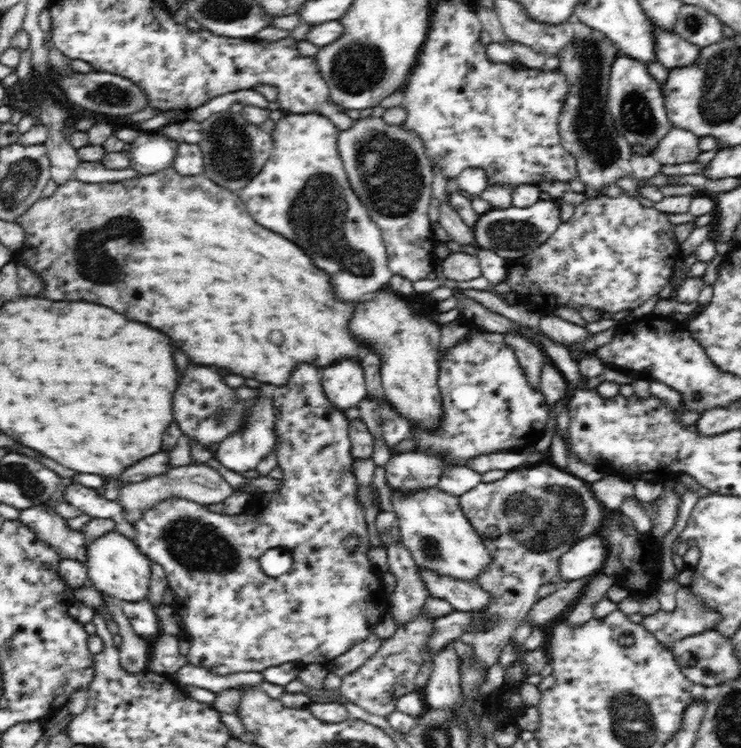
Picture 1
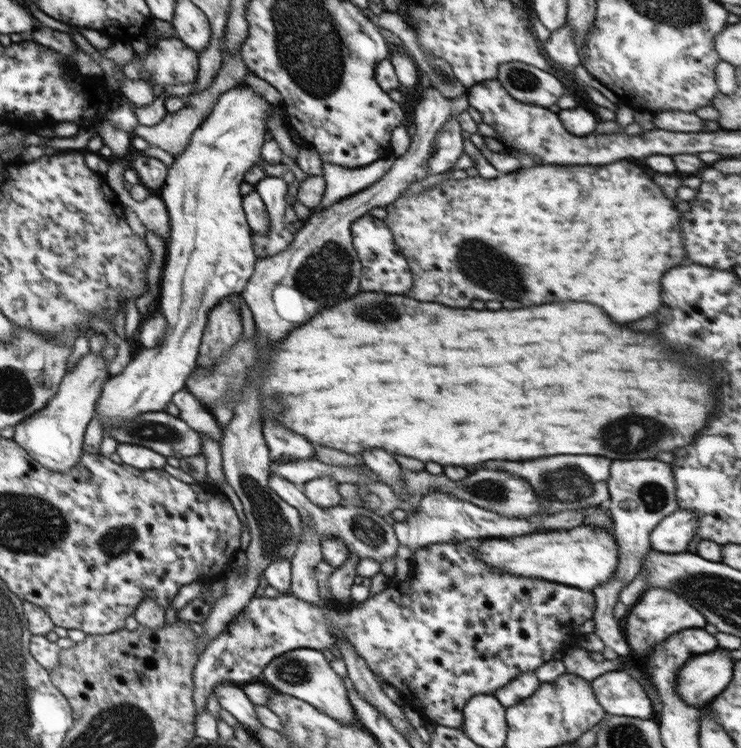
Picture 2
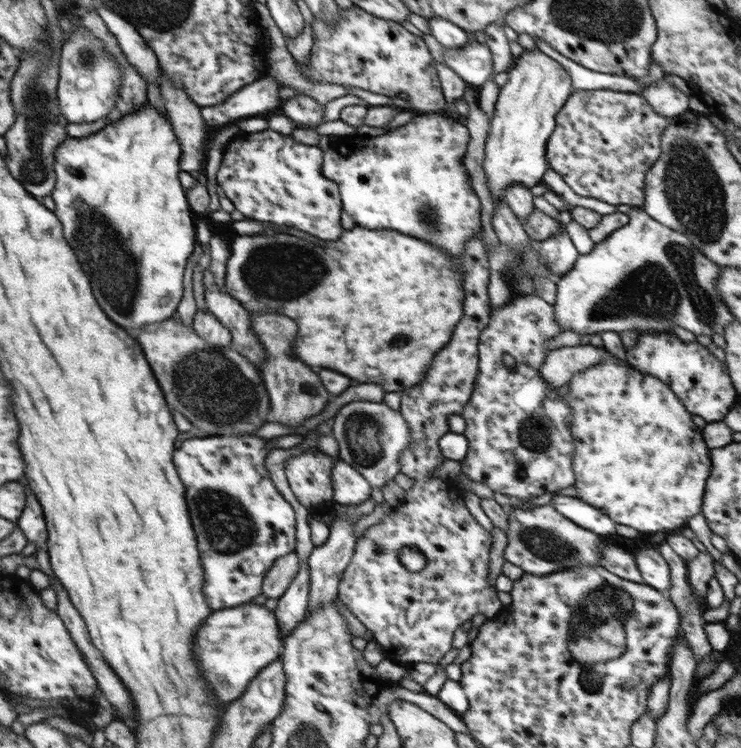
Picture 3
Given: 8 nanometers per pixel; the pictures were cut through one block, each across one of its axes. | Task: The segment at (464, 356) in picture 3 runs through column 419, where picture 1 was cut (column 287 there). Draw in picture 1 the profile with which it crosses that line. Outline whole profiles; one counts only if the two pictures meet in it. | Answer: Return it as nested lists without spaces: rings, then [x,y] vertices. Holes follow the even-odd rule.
[[[300,364],[292,378],[284,386],[277,386],[272,390],[274,414],[276,414],[276,459],[282,469],[283,478],[278,490],[272,491],[274,496],[272,506],[264,511],[264,516],[252,516],[243,512],[237,515],[226,515],[220,509],[211,509],[210,506],[198,504],[192,500],[182,497],[170,497],[169,500],[157,502],[153,507],[143,512],[143,515],[133,524],[136,536],[135,543],[143,554],[151,561],[164,569],[169,588],[175,592],[174,610],[181,618],[183,636],[190,643],[189,652],[186,656],[186,664],[200,665],[214,674],[224,676],[233,672],[260,672],[268,667],[275,667],[284,663],[300,664],[302,666],[319,664],[324,661],[332,661],[333,658],[344,654],[356,643],[362,642],[373,634],[374,625],[384,618],[388,611],[388,598],[382,590],[379,572],[372,567],[367,550],[370,548],[366,521],[364,521],[364,509],[362,503],[357,499],[357,482],[354,476],[352,464],[355,455],[351,452],[349,439],[350,420],[342,410],[338,410],[327,398],[321,383],[320,370],[310,364]],[[356,536],[360,541],[357,548],[349,552],[344,543],[344,538]],[[269,548],[282,548],[292,553],[292,568],[289,572],[272,578],[266,576],[260,567],[259,558]]]

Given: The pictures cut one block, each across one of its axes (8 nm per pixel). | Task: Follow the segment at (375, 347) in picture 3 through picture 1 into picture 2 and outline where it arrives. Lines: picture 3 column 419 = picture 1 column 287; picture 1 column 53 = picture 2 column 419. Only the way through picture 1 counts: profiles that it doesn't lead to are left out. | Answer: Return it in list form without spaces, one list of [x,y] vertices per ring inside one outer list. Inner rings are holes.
[[[614,162],[610,166],[534,166],[524,168],[512,174],[504,174],[500,178],[484,180],[484,178],[462,178],[444,180],[434,184],[432,188],[416,194],[416,196],[399,196],[392,204],[385,207],[388,216],[384,223],[390,227],[392,236],[400,251],[410,265],[414,285],[410,290],[410,298],[418,298],[424,302],[442,302],[454,308],[466,308],[472,300],[518,300],[518,302],[534,302],[522,306],[536,306],[544,302],[562,302],[562,300],[576,300],[576,302],[592,302],[598,304],[614,318],[614,322],[624,324],[632,320],[640,320],[662,306],[662,276],[678,266],[686,258],[686,250],[682,244],[682,228],[680,228],[680,212],[676,210],[674,202],[664,196],[662,188],[636,164],[630,162]]]

